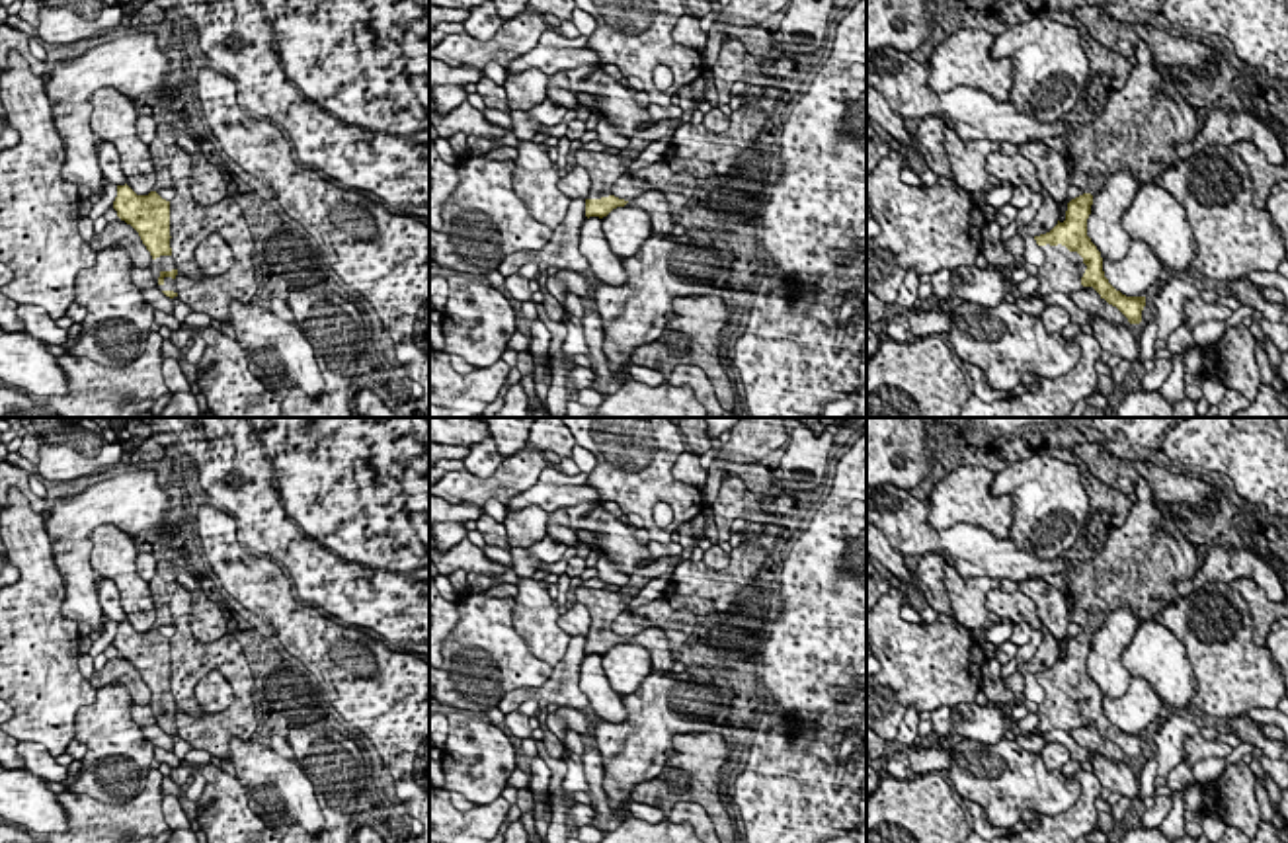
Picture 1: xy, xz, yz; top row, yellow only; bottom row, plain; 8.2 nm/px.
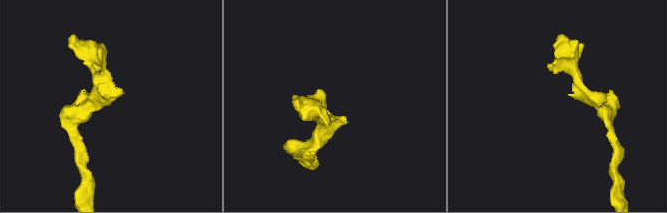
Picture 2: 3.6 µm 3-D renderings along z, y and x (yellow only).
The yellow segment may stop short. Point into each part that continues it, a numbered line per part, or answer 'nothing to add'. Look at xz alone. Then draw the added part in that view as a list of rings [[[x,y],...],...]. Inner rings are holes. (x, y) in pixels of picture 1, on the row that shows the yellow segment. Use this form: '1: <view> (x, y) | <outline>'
1: xz (603, 170) | [[[578,150],[576,162],[589,174],[589,193],[587,199],[609,197],[613,183],[628,172],[628,168],[617,158],[617,154]]]

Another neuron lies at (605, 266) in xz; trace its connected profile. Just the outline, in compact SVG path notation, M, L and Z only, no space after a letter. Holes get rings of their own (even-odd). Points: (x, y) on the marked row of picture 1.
M585 217L580 228L580 254L589 261L589 273L611 287L626 283L621 258L609 248L599 217Z

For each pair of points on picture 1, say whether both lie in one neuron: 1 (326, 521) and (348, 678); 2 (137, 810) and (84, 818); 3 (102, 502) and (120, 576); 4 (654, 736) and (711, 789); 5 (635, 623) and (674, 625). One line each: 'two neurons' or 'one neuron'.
1: two neurons
2: one neuron
3: two neurons
4: two neurons
5: one neuron

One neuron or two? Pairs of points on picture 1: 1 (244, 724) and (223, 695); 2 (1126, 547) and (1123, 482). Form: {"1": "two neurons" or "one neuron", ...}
{"1": "two neurons", "2": "two neurons"}

